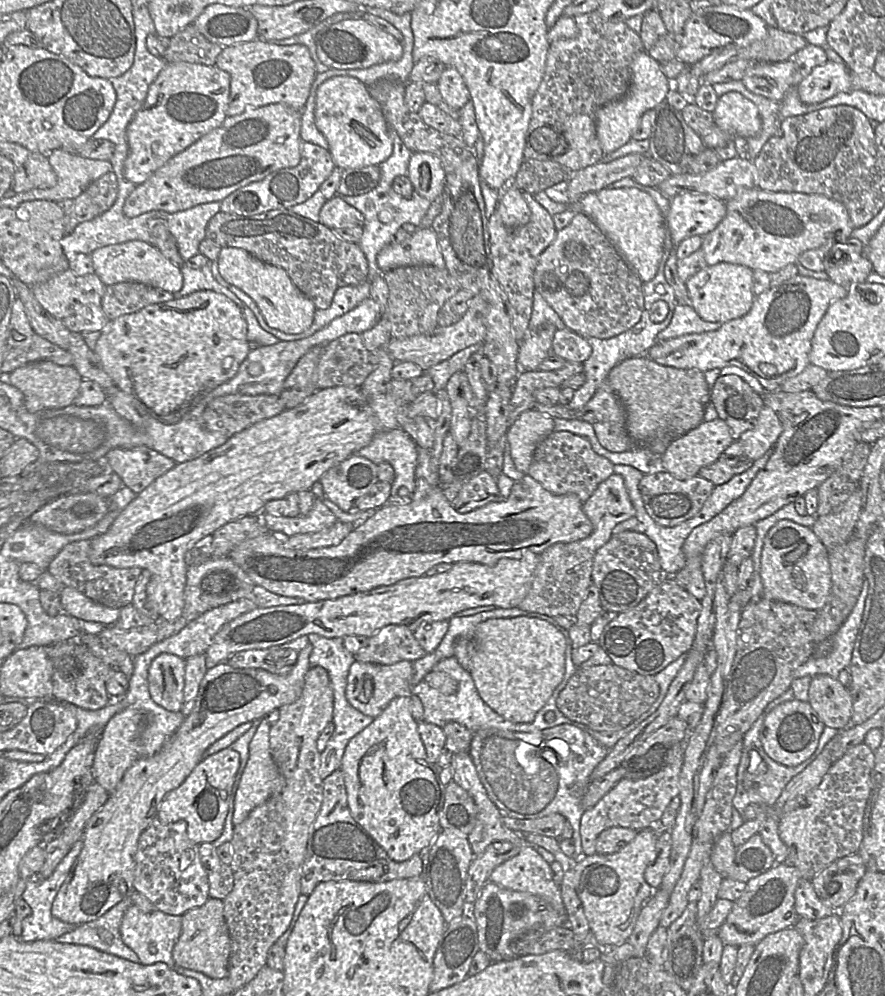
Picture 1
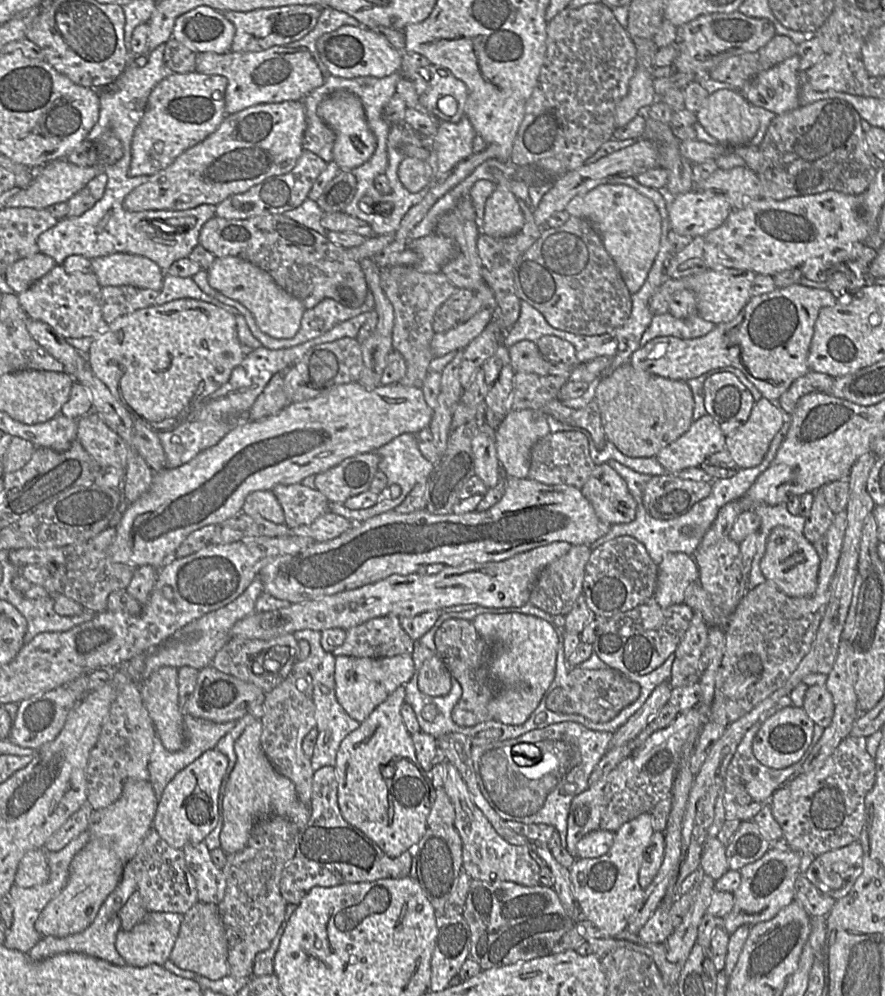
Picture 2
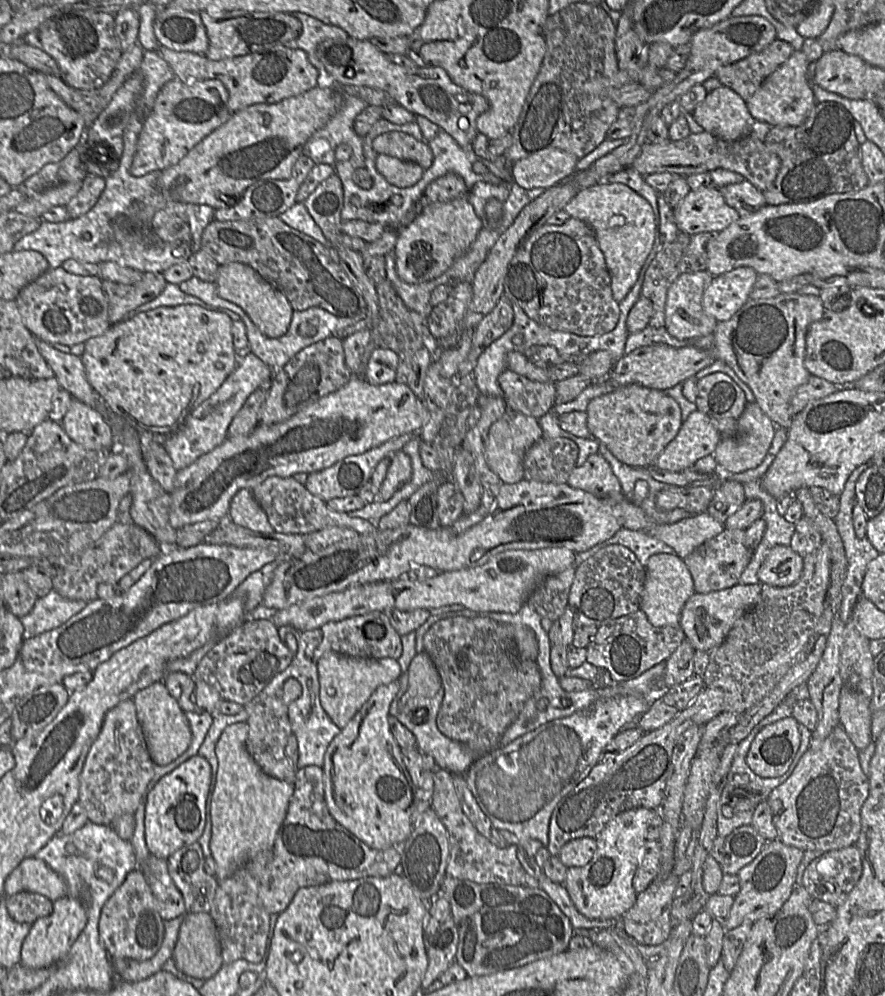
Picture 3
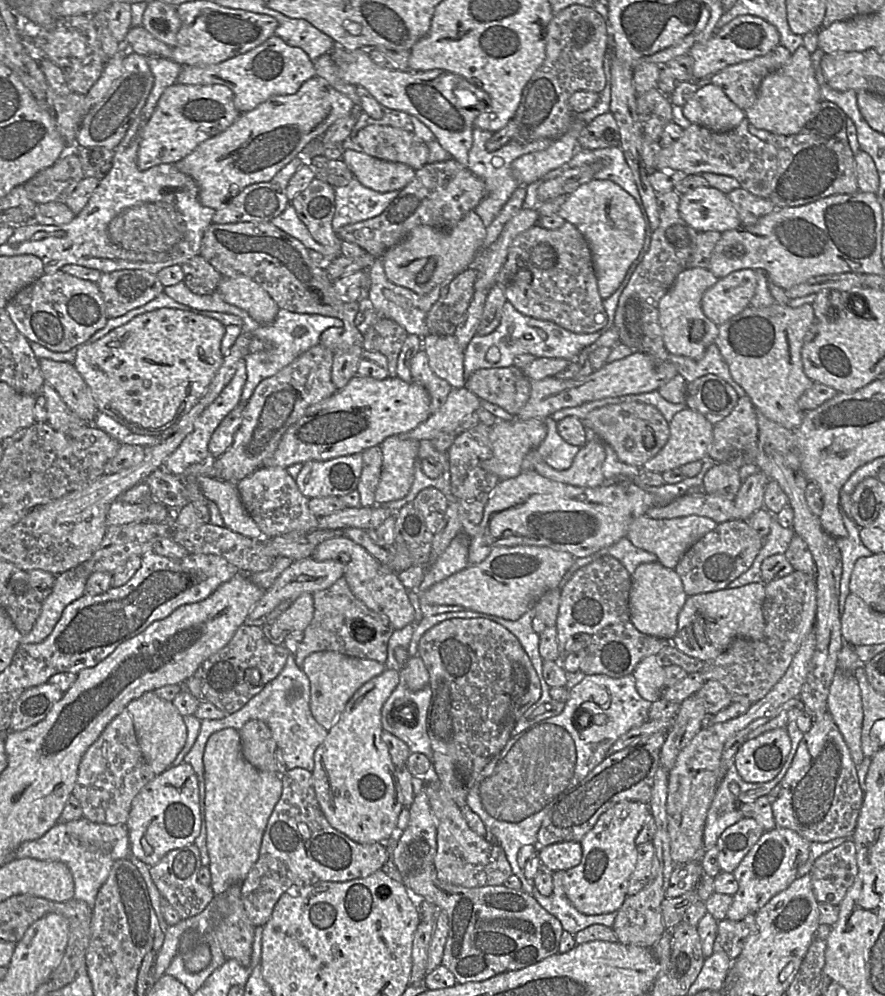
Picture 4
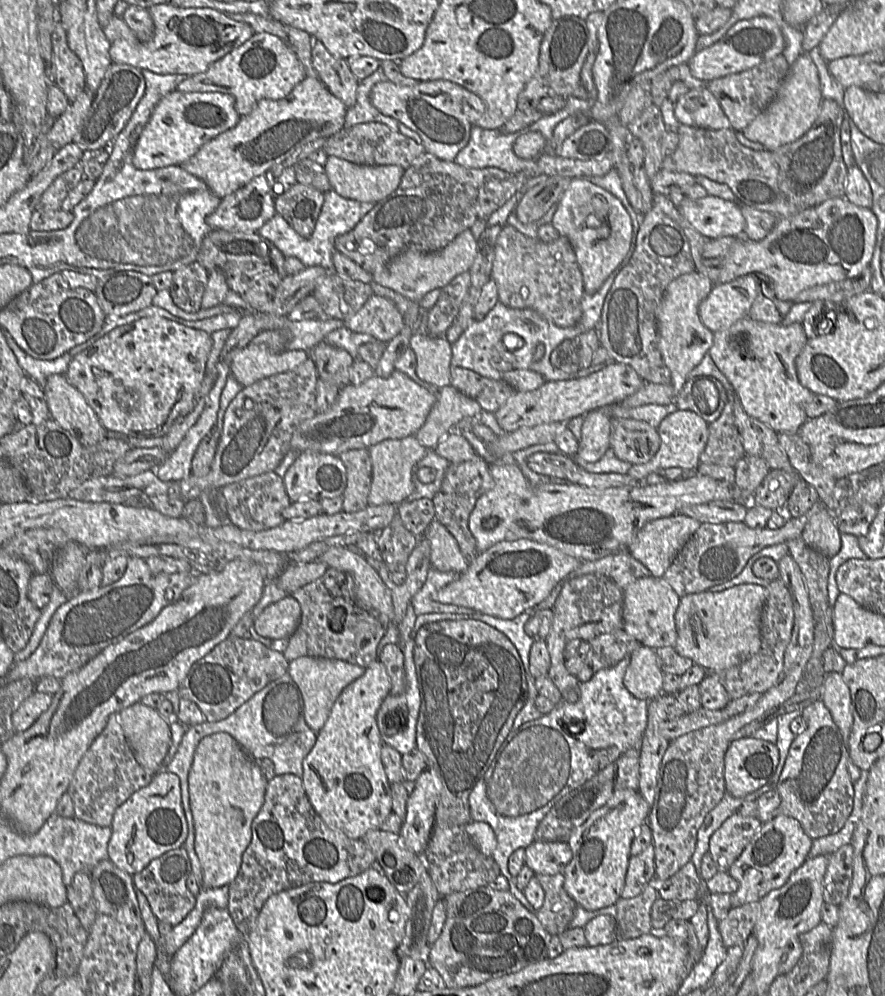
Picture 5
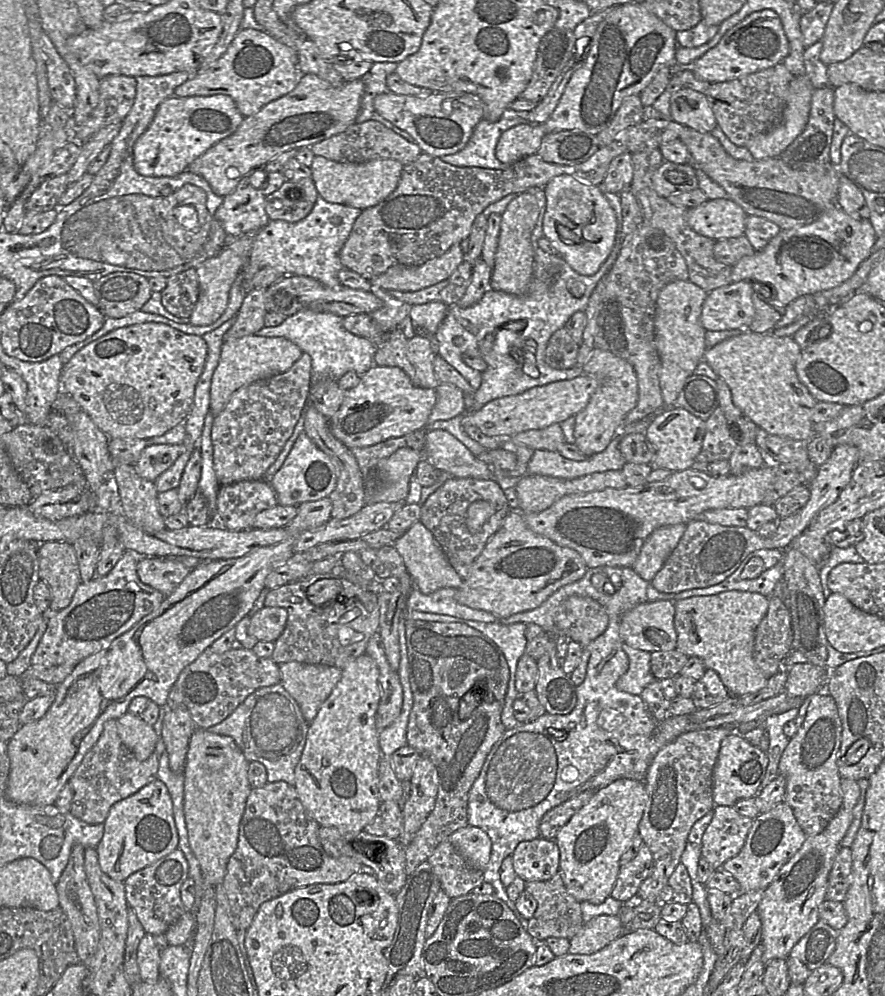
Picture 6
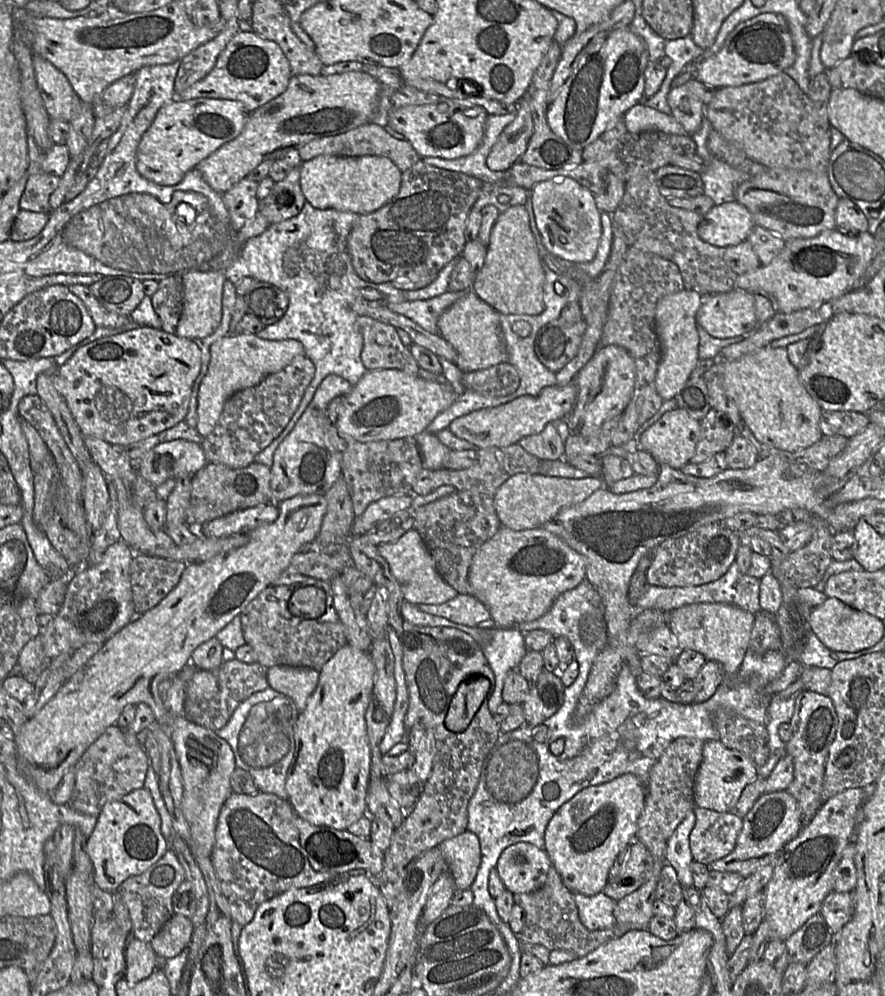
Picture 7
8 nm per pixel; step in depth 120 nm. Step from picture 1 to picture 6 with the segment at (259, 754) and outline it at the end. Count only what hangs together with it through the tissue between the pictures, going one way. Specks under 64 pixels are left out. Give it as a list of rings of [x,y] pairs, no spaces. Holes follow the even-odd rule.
[[[197,728],[189,738],[183,771],[183,812],[190,849],[199,862],[204,881],[211,886],[222,884],[228,860],[237,847],[239,824],[252,789],[247,779],[248,764],[242,751],[229,736]]]

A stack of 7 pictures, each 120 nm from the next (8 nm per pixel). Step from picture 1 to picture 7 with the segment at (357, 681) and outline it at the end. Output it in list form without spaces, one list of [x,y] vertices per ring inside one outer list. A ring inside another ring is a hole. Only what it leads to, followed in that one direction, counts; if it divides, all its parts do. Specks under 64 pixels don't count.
[[[278,665],[267,670],[269,687],[290,698],[299,712],[304,710],[318,679],[319,670],[308,667]]]

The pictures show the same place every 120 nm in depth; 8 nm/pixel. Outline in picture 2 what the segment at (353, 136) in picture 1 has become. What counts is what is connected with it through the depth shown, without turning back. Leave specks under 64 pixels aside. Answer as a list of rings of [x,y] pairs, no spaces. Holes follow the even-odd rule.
[[[337,91],[318,106],[318,115],[335,133],[333,160],[343,170],[352,170],[367,162],[376,149],[377,141],[371,131],[361,100],[353,93]]]

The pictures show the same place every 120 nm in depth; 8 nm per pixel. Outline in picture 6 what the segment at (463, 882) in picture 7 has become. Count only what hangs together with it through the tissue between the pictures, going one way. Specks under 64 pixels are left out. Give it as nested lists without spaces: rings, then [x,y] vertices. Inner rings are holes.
[[[467,825],[455,831],[448,841],[473,867],[484,871],[491,854],[491,839],[479,827]]]

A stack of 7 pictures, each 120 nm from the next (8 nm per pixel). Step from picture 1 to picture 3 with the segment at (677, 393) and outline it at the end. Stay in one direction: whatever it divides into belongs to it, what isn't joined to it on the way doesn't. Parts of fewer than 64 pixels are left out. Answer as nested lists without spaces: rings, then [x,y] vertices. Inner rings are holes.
[[[638,384],[619,386],[592,399],[586,414],[591,437],[604,444],[617,460],[635,468],[652,465],[683,423],[681,408],[674,398],[665,391]]]

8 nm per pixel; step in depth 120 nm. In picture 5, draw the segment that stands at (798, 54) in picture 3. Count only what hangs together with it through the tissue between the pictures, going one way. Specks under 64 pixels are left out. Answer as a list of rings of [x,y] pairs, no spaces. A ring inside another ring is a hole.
[[[803,51],[790,66],[775,99],[743,130],[743,135],[770,151],[792,143],[810,130],[818,117],[823,99],[816,65],[808,52]]]

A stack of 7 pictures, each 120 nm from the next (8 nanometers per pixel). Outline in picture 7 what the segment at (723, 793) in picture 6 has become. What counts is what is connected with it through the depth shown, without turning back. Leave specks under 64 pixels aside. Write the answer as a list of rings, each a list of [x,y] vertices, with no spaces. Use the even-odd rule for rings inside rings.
[[[720,740],[704,742],[703,758],[694,780],[695,807],[730,812],[744,787],[757,776],[757,768],[743,753],[727,748]]]

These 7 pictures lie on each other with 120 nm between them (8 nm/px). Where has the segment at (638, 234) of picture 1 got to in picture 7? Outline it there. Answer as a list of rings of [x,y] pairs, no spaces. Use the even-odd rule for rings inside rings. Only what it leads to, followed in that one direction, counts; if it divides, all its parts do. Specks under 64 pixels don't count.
[[[569,177],[537,183],[529,192],[536,226],[547,252],[562,259],[580,263],[592,261],[597,253],[602,235],[601,214],[596,206],[595,194]]]

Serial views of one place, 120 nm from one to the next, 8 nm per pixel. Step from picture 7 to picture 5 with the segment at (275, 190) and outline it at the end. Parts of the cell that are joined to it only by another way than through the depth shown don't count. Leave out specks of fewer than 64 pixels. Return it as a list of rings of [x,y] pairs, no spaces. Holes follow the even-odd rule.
[[[295,183],[274,198],[276,213],[303,237],[313,233],[323,202],[323,192],[301,183]]]

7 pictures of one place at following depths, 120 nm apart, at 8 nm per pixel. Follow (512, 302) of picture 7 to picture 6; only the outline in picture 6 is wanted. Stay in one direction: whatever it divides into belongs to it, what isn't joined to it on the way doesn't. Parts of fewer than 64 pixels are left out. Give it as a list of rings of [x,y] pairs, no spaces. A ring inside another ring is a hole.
[[[518,194],[501,214],[500,233],[491,272],[491,289],[512,295],[524,294],[532,279],[534,271],[534,251],[531,235],[535,228],[539,206],[534,194]]]

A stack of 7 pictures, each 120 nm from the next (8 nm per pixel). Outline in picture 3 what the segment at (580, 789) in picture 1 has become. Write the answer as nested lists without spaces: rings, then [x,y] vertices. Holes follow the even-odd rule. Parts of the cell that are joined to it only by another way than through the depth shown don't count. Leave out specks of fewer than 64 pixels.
[[[623,695],[608,699],[599,699],[586,710],[576,712],[568,717],[546,722],[535,729],[516,738],[506,746],[500,746],[478,757],[465,773],[467,785],[483,813],[497,830],[507,830],[518,840],[517,856],[526,874],[535,876],[539,888],[545,891],[569,918],[573,929],[612,928],[615,921],[607,919],[589,919],[578,912],[568,891],[562,884],[555,884],[539,868],[532,856],[526,856],[524,843],[536,839],[546,846],[548,843],[549,823],[558,802],[575,786],[583,781],[592,768],[600,761],[602,754],[611,740],[628,724],[637,720],[649,707],[650,699],[644,696]]]

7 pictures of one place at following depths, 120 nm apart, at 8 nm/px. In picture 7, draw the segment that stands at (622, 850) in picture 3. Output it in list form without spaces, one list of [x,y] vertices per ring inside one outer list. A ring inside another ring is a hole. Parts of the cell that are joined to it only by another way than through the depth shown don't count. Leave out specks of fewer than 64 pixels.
[[[631,773],[587,787],[564,803],[550,819],[544,850],[572,893],[594,896],[609,882],[609,870],[621,850],[635,840],[646,790]]]

